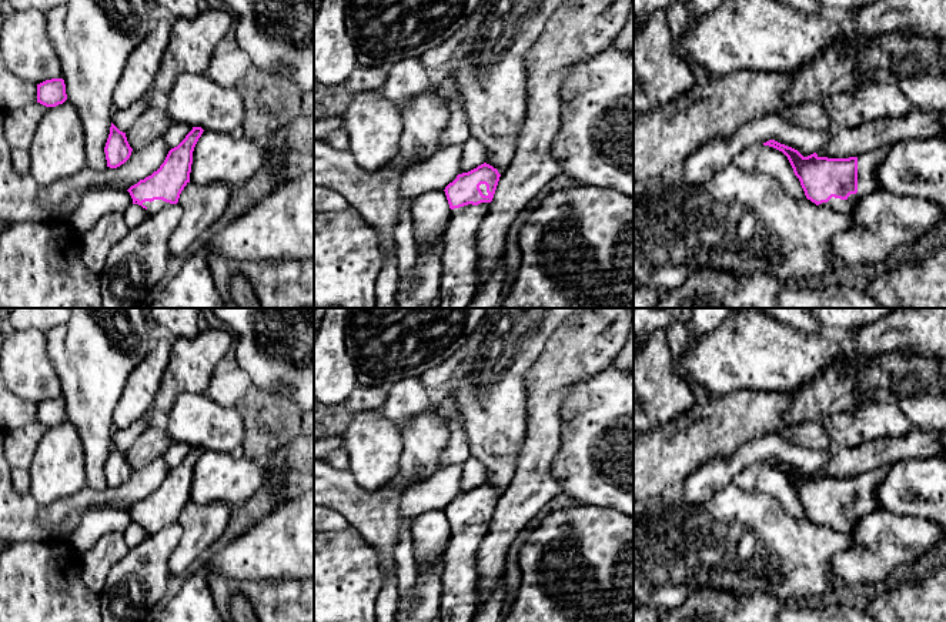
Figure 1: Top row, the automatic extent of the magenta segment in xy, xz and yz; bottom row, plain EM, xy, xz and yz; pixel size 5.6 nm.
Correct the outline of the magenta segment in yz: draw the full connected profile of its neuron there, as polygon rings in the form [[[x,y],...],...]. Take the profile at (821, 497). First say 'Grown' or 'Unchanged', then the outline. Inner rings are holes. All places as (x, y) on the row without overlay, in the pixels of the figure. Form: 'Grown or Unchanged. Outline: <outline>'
Grown. Outline: [[[775,459],[763,465],[773,466],[788,476],[806,518],[816,525],[849,535],[865,515],[883,509],[876,491],[890,464],[849,478],[819,476],[816,472],[803,476],[798,469]]]

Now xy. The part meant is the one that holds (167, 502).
Grown. Outline: [[[193,447],[185,458],[168,471],[157,491],[127,509],[133,524],[141,525],[147,536],[178,522],[181,511],[190,502],[193,471],[203,451],[201,447]]]

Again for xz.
Grown. Outline: [[[484,482],[445,506],[451,538],[444,549],[439,622],[471,622],[477,611],[477,551],[487,536],[501,494]]]

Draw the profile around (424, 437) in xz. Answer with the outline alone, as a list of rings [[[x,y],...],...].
[[[429,405],[424,412],[402,422],[402,455],[400,474],[418,484],[441,471],[441,457],[448,444],[451,428]]]

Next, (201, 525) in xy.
[[[190,501],[180,514],[181,539],[168,559],[170,575],[183,575],[187,568],[223,536],[230,519],[230,505],[213,502],[197,505]]]

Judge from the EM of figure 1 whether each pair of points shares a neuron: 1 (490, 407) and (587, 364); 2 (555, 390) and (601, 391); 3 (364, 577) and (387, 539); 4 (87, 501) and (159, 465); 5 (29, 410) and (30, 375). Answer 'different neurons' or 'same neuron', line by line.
1: different neurons
2: different neurons
3: different neurons
4: same neuron
5: different neurons

